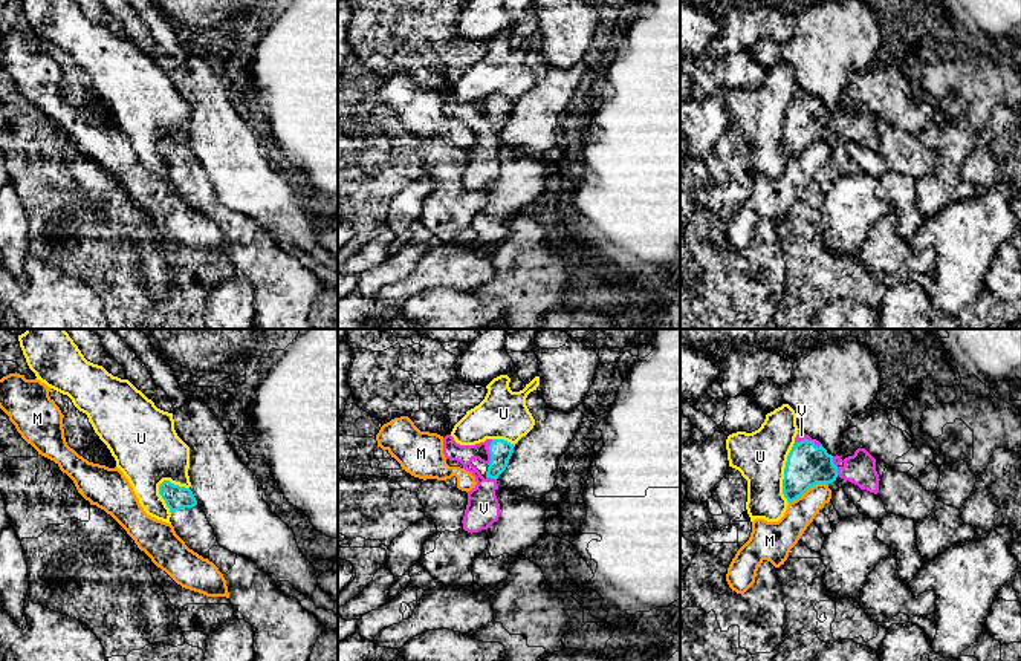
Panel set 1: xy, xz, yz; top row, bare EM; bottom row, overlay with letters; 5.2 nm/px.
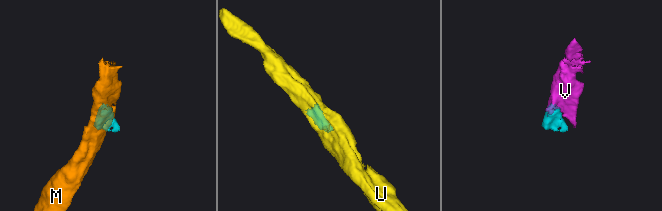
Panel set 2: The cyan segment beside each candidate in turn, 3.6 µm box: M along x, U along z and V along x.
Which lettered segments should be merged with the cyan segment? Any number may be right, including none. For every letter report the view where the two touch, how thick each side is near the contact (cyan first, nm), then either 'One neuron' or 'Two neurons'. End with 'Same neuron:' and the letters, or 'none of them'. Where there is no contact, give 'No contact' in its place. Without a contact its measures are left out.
M: Touches cyan in yz. Thickness 220 nm (cyan) against 150 nm. Two neurons
U: Touches cyan in xy. Thickness 130 nm (cyan) against 360 nm. Two neurons
V: Touches cyan in yz. Thickness 220 nm (cyan) against 50 nm. One neuron
Same neuron: V

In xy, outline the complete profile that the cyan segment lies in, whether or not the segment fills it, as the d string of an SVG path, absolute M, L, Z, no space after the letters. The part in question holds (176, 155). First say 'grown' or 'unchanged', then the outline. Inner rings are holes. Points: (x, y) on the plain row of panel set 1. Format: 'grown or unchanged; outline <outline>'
unchanged; outline M164 138L159 142L159 151L165 158L171 171L174 168L193 165L197 162L197 158L190 145L174 142L170 138Z

